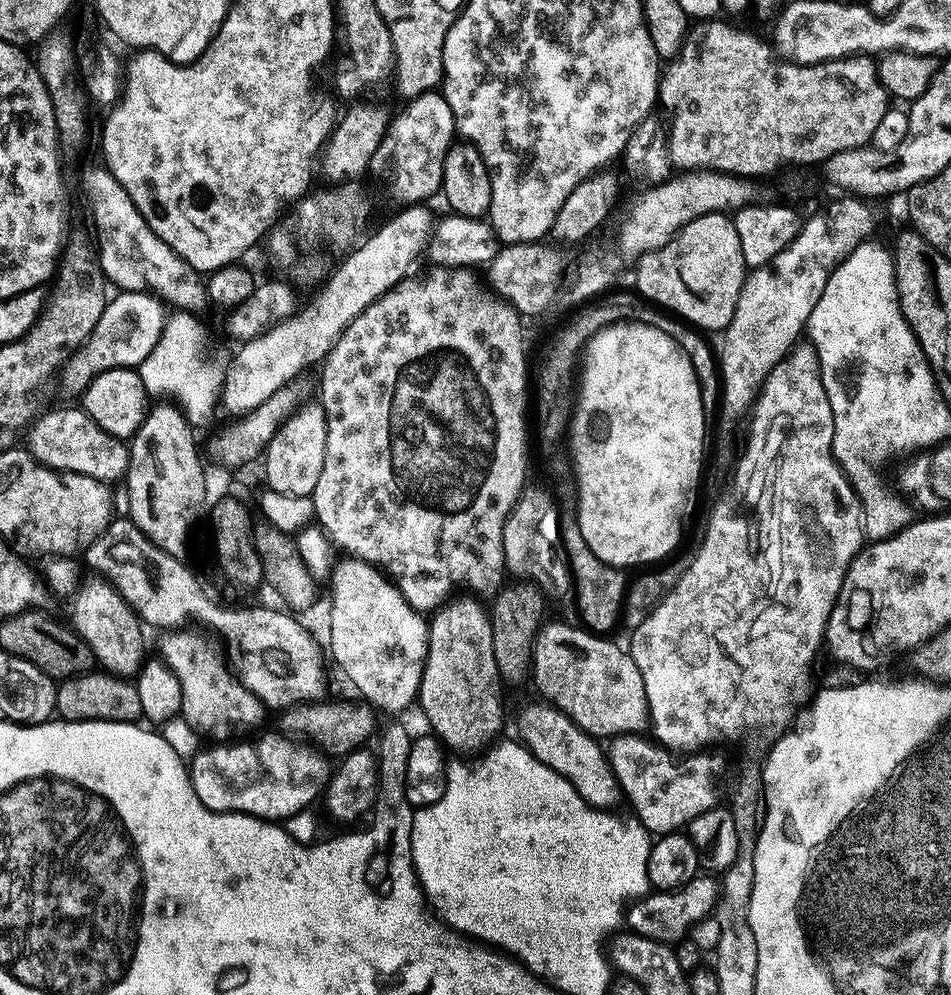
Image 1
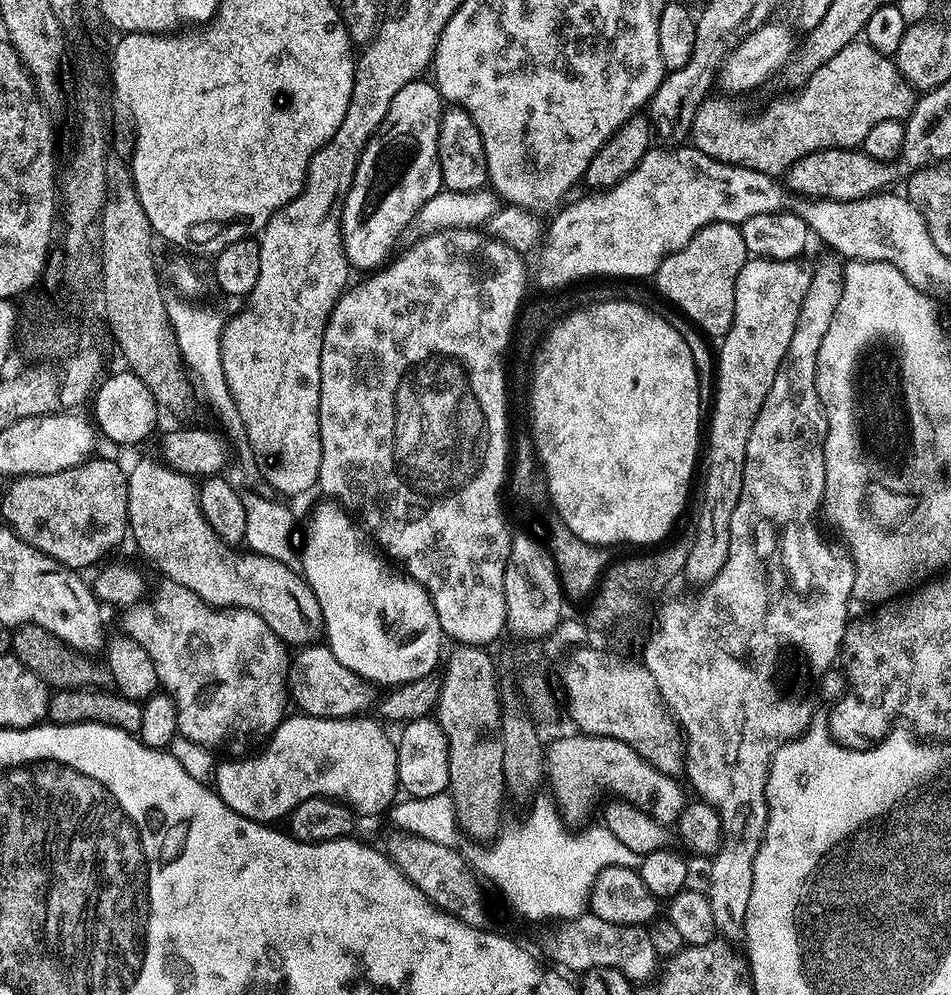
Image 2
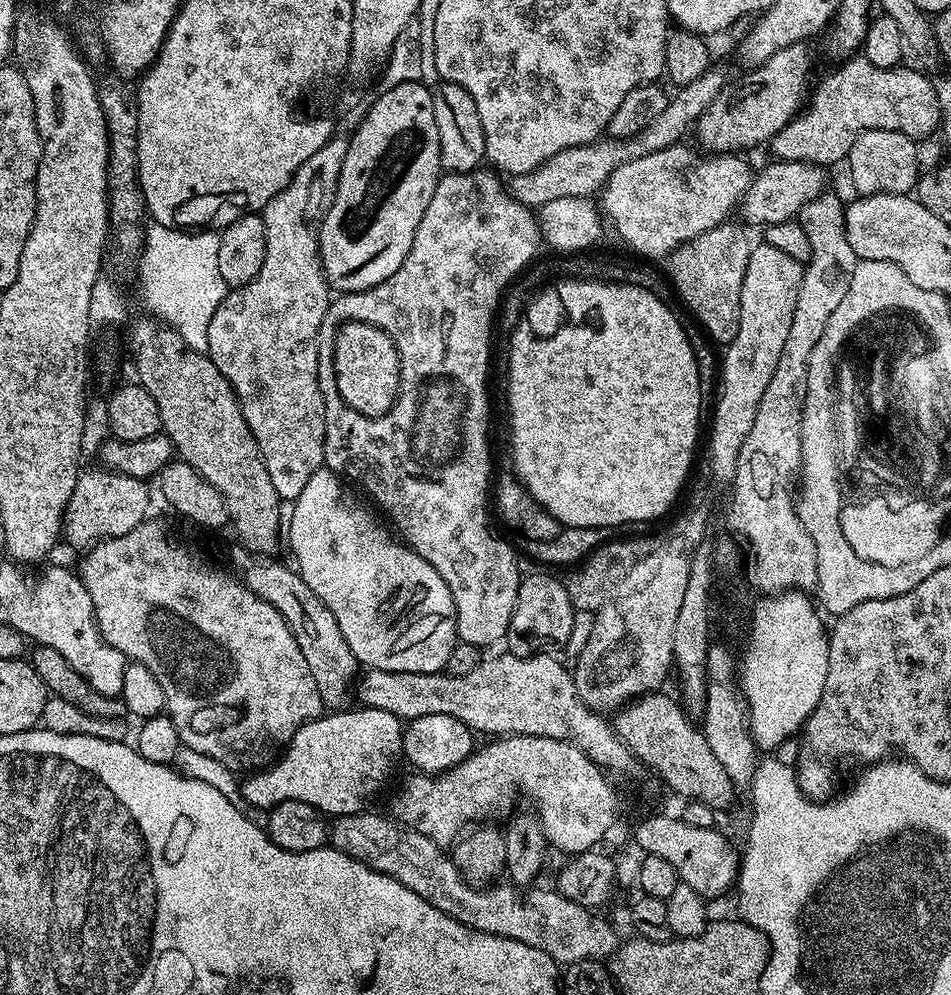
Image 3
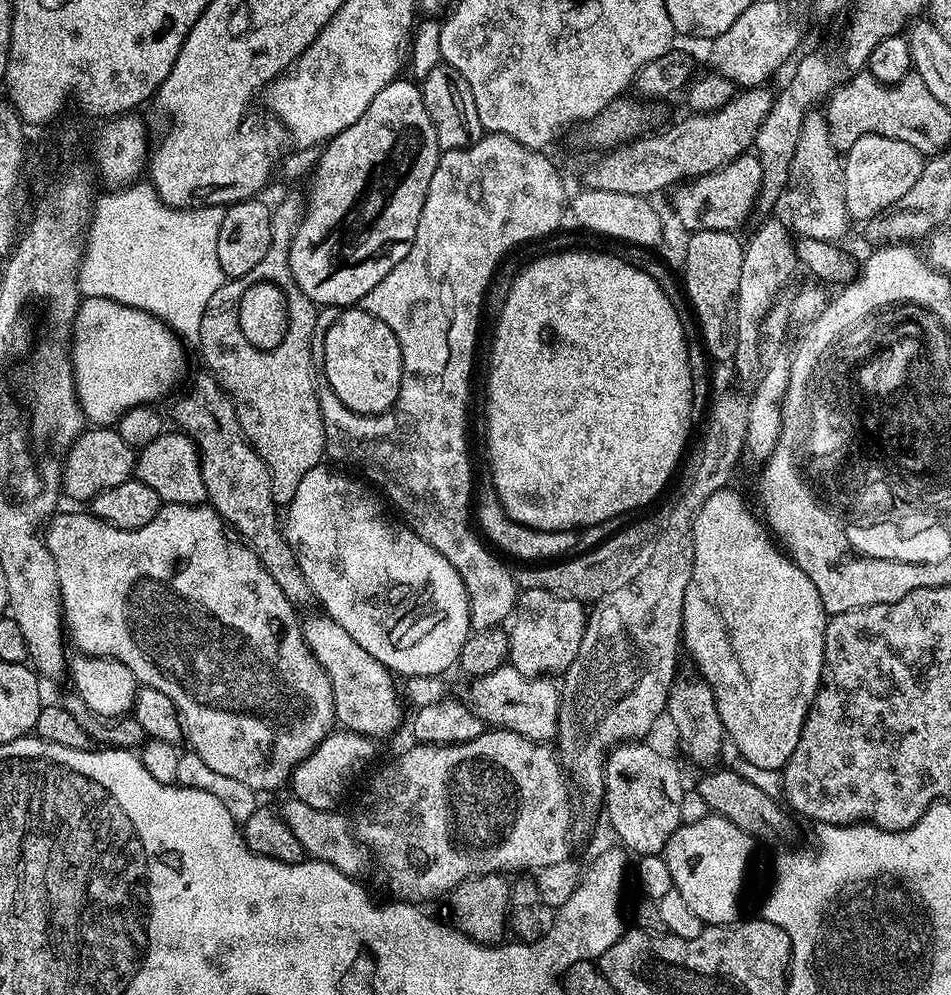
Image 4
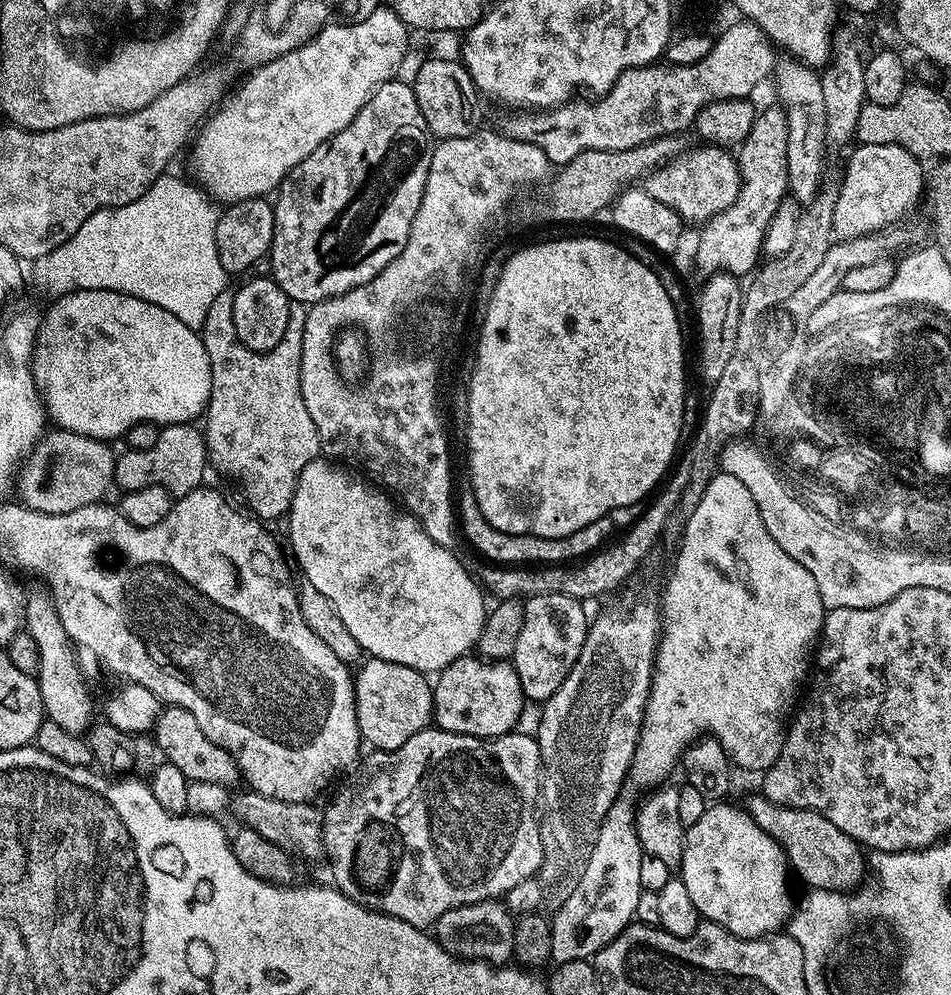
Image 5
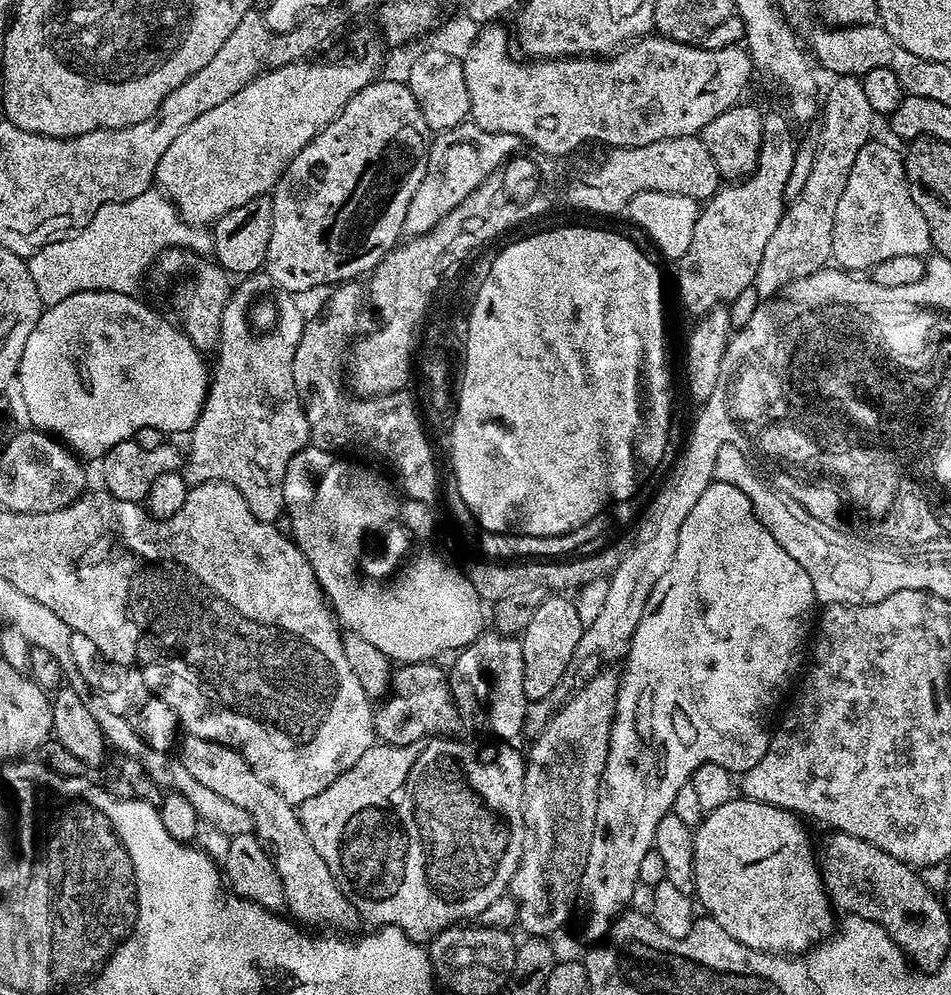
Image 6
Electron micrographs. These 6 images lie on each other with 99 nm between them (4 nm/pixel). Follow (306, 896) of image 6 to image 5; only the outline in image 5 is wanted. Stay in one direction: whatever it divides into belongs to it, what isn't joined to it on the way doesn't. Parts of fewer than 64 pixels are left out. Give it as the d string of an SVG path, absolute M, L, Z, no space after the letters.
M175 706L161 707L156 714L154 739L159 755L167 763L178 766L178 770L182 770L182 774L190 782L197 780L225 786L241 783L242 777L232 755L214 742L210 742L210 738L206 738L206 734L198 730L198 722L194 722L190 710Z

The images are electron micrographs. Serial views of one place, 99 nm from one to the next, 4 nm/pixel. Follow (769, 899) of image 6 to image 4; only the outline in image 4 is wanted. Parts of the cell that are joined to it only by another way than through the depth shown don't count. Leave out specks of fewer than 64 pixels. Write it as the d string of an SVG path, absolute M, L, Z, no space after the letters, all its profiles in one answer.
M715 814L702 818L702 822L681 824L678 830L674 830L670 842L666 842L662 855L666 866L670 866L672 887L682 894L690 910L694 910L694 914L698 914L705 925L733 924L741 915L740 895L744 892L744 879L748 876L748 863L752 860L752 844L753 837L734 826L734 822Z

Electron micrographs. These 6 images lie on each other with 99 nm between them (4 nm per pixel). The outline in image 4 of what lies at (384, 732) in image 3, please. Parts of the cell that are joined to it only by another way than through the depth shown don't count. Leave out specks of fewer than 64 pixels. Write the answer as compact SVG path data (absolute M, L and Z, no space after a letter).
M333 730L322 743L292 772L291 795L314 806L314 810L332 810L352 784L352 779L376 756L373 737L345 730Z

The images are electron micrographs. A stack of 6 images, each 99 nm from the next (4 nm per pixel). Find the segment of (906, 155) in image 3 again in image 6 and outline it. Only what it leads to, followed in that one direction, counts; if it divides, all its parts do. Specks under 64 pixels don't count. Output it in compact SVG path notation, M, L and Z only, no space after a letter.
M869 142L858 150L846 178L846 190L842 190L834 210L832 260L853 274L867 273L878 262L898 258L898 254L924 258L933 251L930 226L910 198L903 155L888 144L876 143Z

